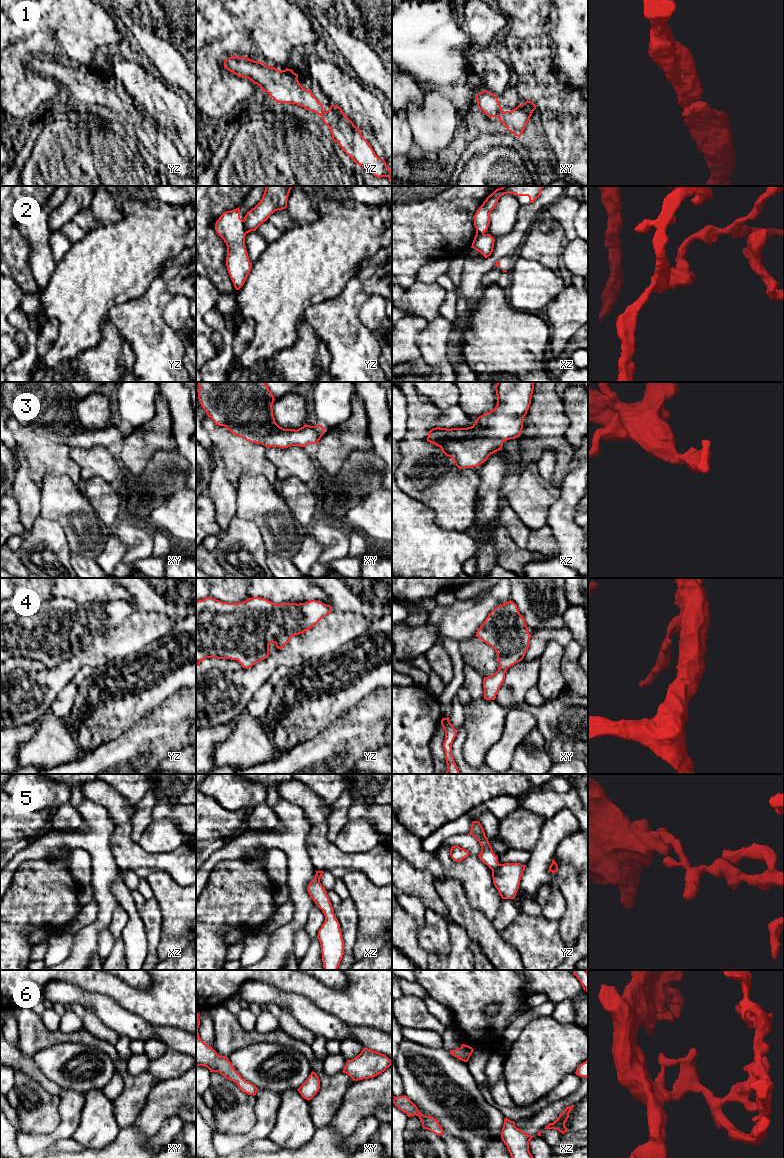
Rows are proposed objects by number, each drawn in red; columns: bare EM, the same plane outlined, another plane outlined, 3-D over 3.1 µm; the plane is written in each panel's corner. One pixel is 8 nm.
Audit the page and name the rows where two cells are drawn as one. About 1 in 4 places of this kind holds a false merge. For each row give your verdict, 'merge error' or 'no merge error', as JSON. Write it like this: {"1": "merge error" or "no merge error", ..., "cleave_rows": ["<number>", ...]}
{"1": "no merge error", "2": "merge error", "3": "no merge error", "4": "no merge error", "5": "merge error", "6": "no merge error", "cleave_rows": ["2", "5"]}

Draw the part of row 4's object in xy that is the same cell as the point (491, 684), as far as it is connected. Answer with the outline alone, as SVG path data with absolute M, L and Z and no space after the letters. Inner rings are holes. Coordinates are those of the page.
M510 600L490 612L475 636L497 653L498 670L483 679L484 699L495 700L507 669L524 658L531 634L517 605Z

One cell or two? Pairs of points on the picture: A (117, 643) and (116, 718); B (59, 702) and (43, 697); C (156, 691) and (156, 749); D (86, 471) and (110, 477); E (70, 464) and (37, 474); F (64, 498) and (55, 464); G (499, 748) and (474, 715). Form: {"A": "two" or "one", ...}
{"A": "two", "B": "two", "C": "two", "D": "one", "E": "one", "F": "two", "G": "two"}

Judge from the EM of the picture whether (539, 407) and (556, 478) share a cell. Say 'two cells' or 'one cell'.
one cell

